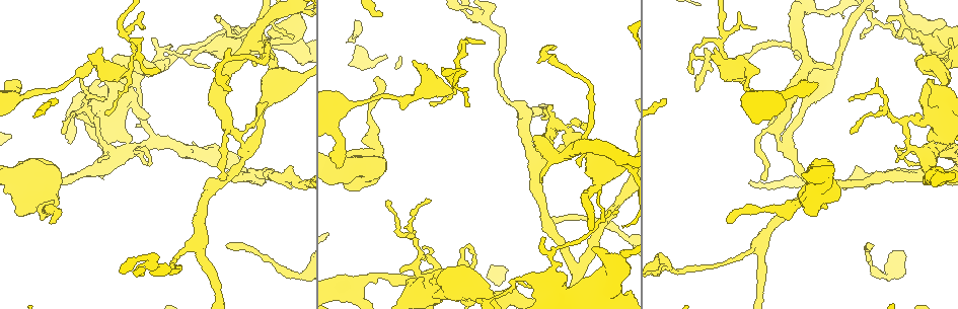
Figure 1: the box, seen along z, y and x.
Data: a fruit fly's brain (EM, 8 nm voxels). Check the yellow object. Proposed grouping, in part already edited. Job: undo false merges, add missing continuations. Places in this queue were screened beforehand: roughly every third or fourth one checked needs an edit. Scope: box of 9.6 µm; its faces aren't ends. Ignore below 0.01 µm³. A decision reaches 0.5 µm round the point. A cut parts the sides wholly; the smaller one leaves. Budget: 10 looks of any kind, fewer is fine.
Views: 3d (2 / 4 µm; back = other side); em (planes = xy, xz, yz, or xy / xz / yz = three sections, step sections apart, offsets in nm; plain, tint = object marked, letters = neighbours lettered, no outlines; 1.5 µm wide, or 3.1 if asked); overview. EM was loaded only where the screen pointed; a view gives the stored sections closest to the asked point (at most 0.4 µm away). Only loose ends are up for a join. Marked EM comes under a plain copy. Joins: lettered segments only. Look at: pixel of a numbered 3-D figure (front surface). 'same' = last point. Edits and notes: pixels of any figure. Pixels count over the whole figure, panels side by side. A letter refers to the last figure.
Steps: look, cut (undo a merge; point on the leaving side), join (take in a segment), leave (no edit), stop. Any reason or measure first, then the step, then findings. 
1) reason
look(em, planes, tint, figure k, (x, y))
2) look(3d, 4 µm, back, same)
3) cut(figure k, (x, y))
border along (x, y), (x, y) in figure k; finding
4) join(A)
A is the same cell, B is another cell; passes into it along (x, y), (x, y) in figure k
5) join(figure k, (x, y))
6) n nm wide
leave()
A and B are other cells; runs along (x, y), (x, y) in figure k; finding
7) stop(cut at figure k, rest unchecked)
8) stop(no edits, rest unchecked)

free end
look(3d, 4 µm, figure 1, (13, 84))

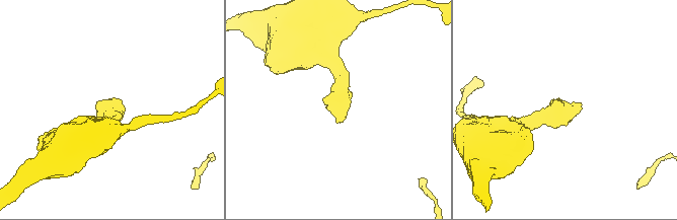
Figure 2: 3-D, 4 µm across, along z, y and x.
look(em, xy, step 8, letters, figure 2, (582, 104))

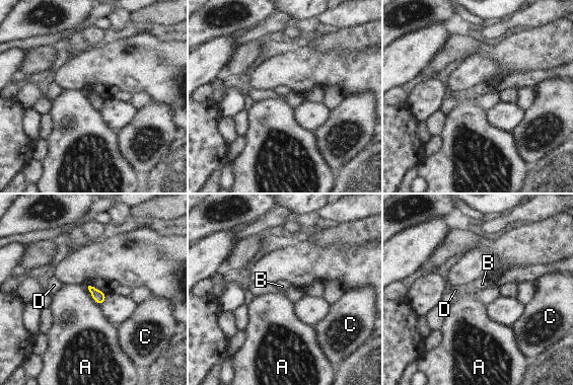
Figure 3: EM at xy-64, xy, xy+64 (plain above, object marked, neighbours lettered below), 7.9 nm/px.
A touches over 200 nm
leave()
A, B, C and D are other cells; none of them fits

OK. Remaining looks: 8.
free end
look(em, xy, step 8, letters, figure 1, (832, 68))

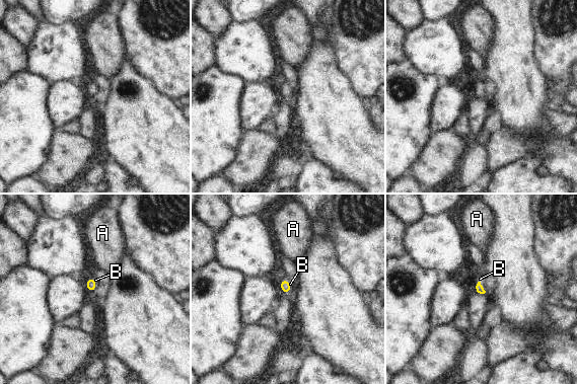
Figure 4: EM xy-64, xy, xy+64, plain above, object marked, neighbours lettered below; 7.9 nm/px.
B touches over 90 nm
join(B)
B is the same cell, A is another cell; passes into it along (479, 287), (482, 286), (480, 279) in figure 4; it goes on there

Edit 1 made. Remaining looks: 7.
look(overview)

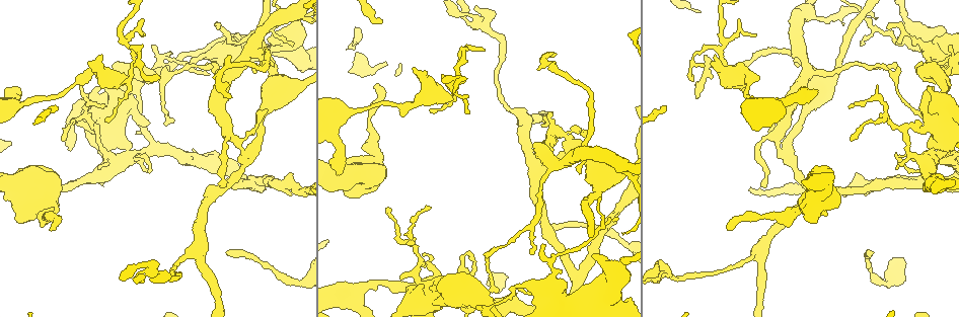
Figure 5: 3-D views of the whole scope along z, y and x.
thin end
look(3d, 4 µm, figure 5, (226, 252))

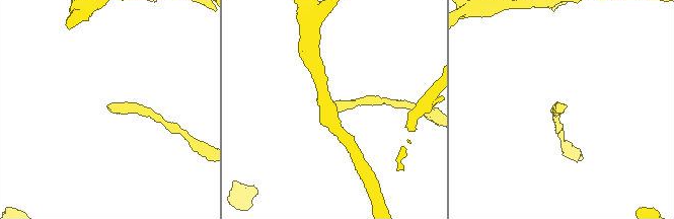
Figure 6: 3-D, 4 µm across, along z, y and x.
look(em, xz, step 4, tint, figure 6, (565, 106))

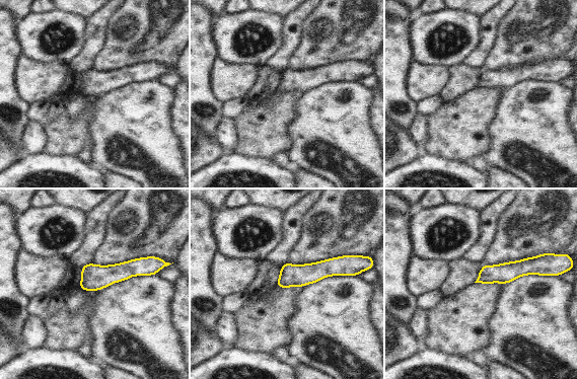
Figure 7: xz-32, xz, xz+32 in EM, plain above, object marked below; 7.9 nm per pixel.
look(em, planes, letters, same)

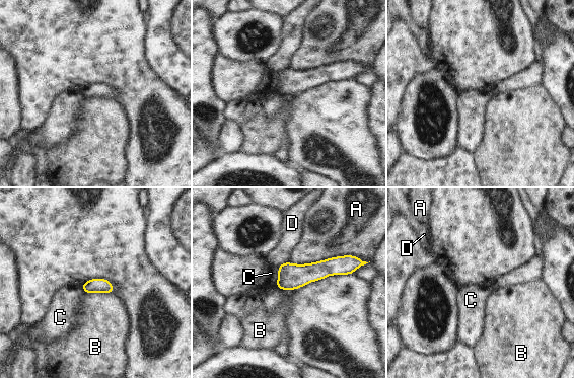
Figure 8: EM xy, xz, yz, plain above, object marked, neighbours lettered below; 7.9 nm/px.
110 nm wide
leave()
A, B, C and D are other cells; border along (84, 292), (112, 292), (114, 294) in figure 8; no lettered segment goes on from it

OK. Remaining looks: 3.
three-way junction
look(3d, 2 µm, back, figure 5, (228, 136))

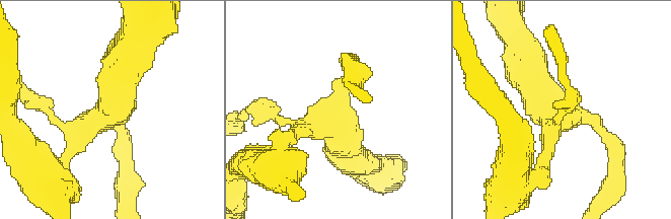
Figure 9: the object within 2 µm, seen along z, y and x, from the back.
3 arms; need the tissue
look(em, yz, step 4, tint, figure 9, (588, 117))

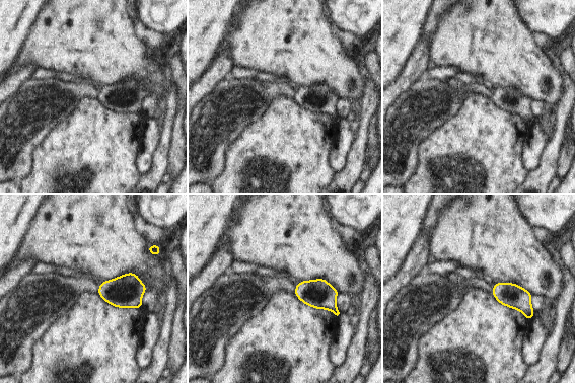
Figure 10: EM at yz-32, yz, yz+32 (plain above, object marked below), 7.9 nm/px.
look(em, xz, step 8, letters, same)

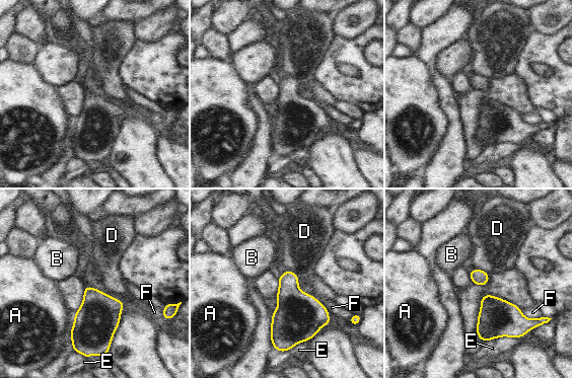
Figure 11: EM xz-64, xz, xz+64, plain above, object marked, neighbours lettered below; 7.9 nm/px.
leave()
A, B, D, E and F are other cells; one neuron here

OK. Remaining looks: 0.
stop(join at figure 4, rest unchecked)

